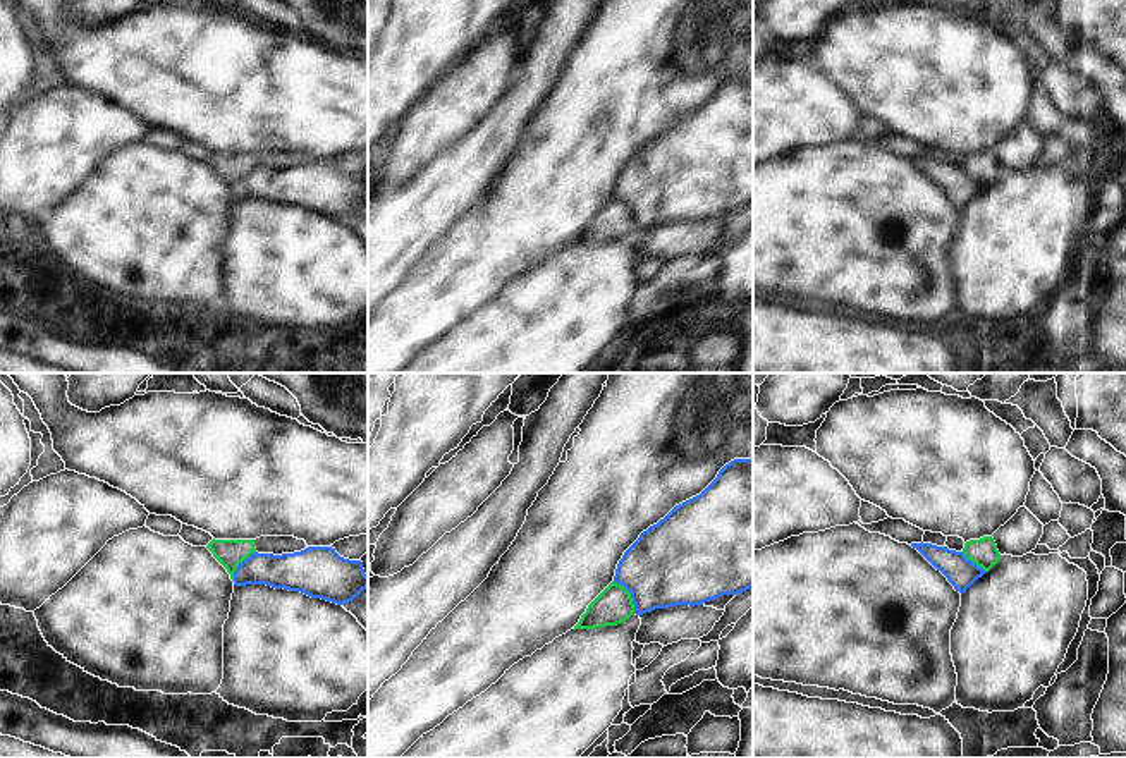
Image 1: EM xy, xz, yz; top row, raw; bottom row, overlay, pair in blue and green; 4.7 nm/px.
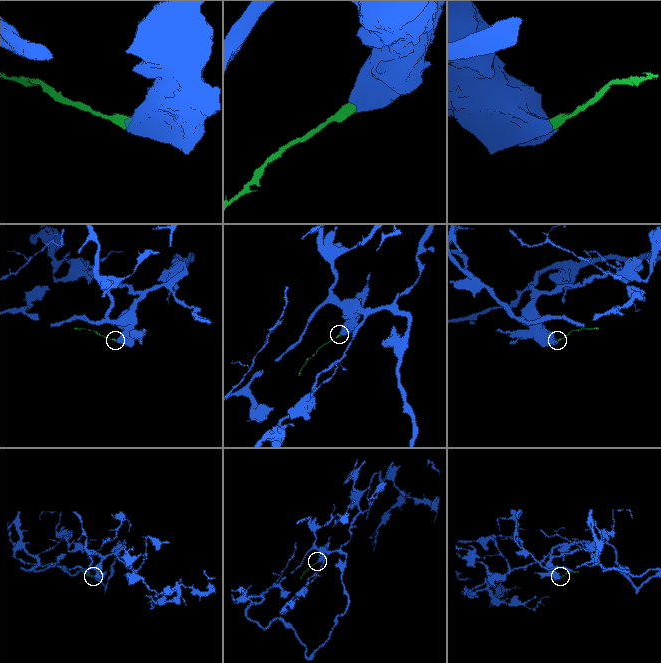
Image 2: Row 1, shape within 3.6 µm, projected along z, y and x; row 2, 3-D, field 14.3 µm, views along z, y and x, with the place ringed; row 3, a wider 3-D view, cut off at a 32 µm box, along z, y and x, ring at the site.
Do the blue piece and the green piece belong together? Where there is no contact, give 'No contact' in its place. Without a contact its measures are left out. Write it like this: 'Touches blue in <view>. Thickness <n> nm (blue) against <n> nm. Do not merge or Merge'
Touches blue in xz. Thickness 400 nm (blue) against 170 nm. Do not merge

